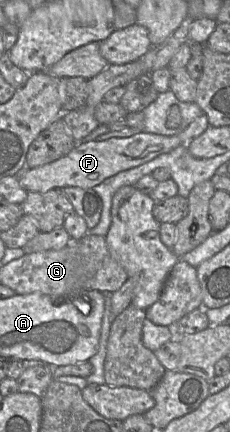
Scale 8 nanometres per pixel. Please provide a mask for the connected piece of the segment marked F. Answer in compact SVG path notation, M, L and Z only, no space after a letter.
M205 114L197 117L182 132L165 136L153 133L139 132L130 137L110 138L108 140L93 140L77 142L75 147L65 156L35 168L26 168L18 176L19 183L27 192L47 192L65 187L80 187L93 189L105 179L119 172L147 163L155 157L171 152L178 146L188 144L210 127Z

